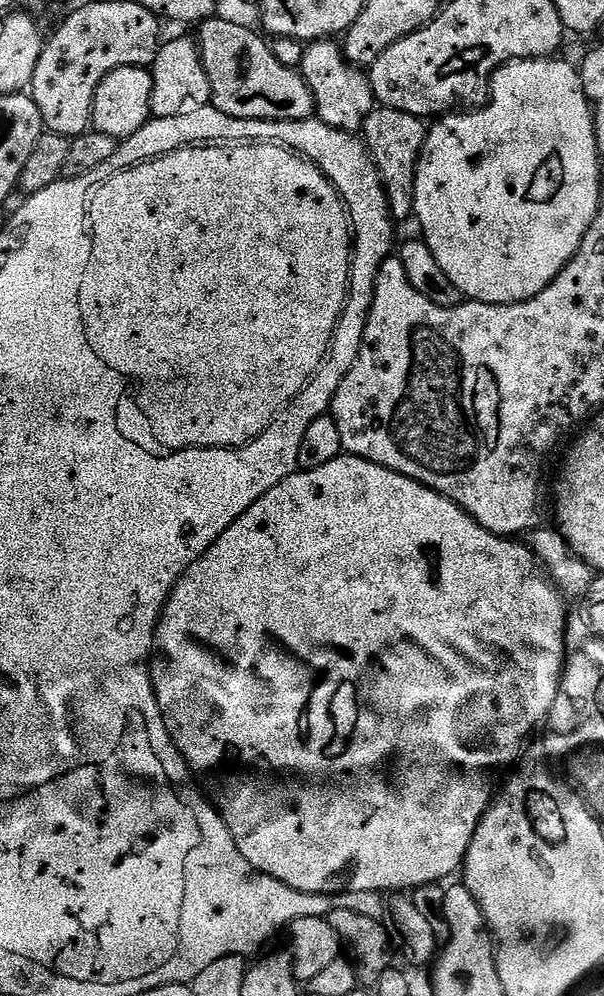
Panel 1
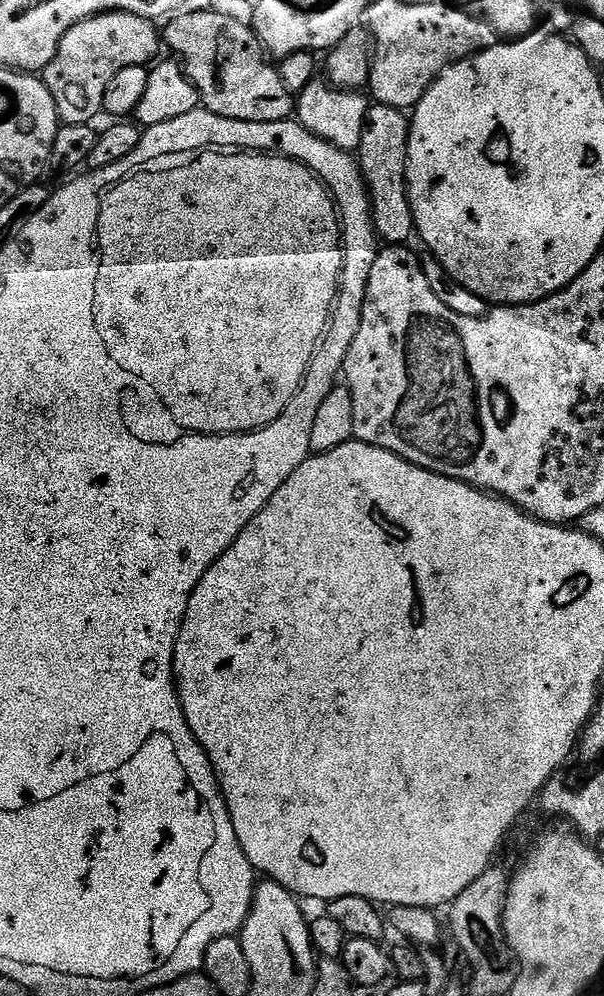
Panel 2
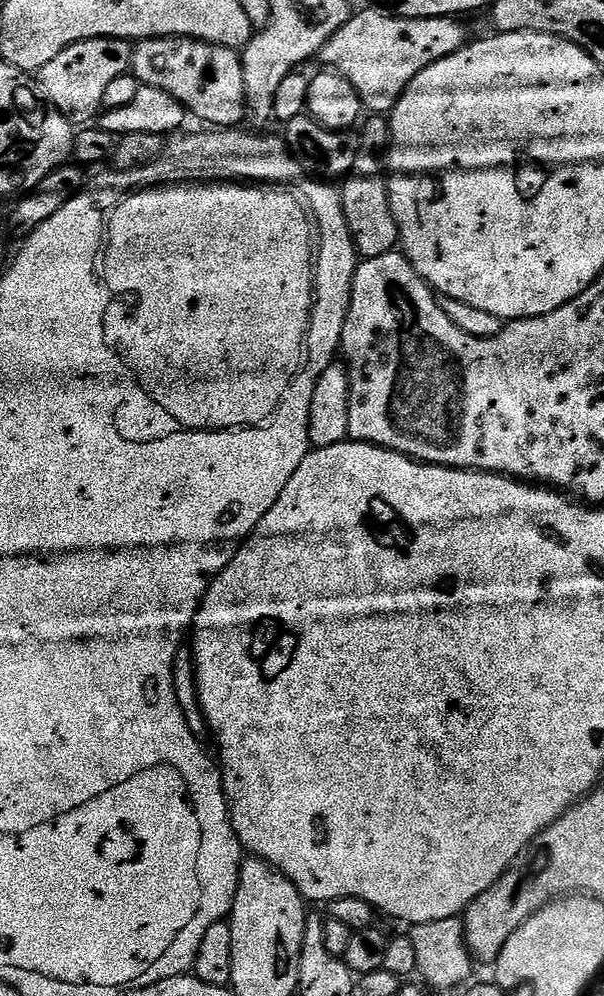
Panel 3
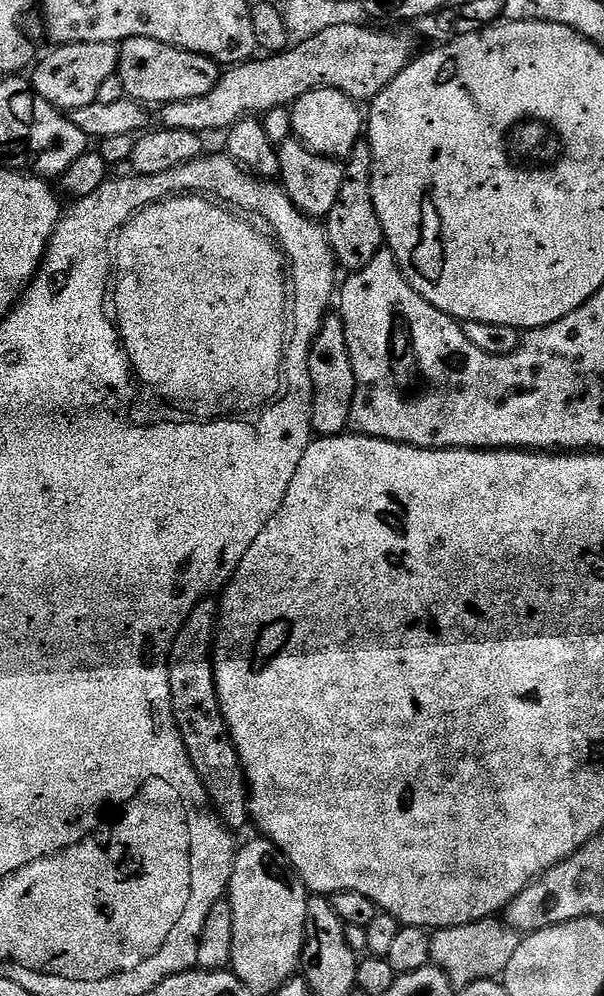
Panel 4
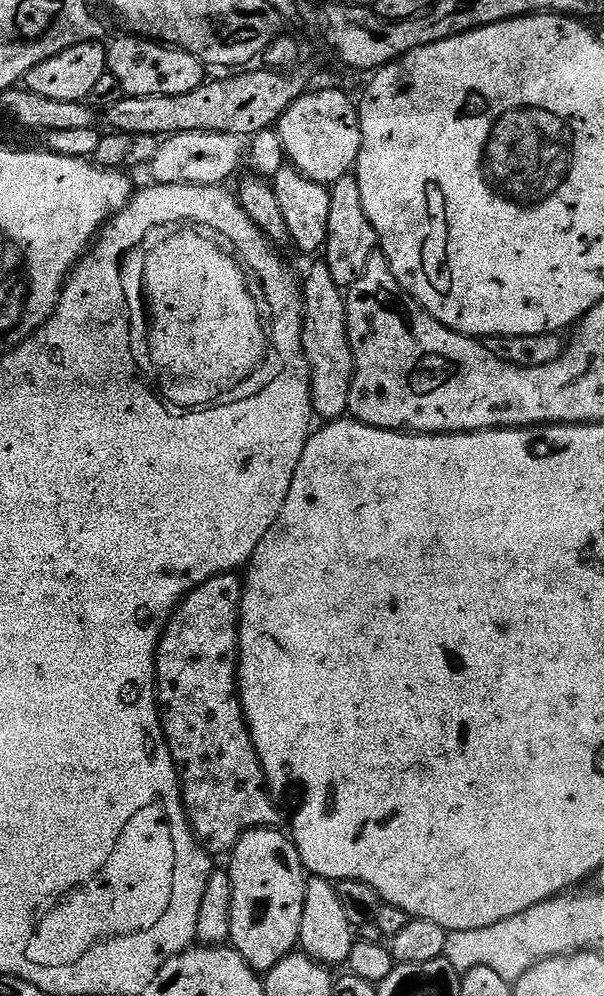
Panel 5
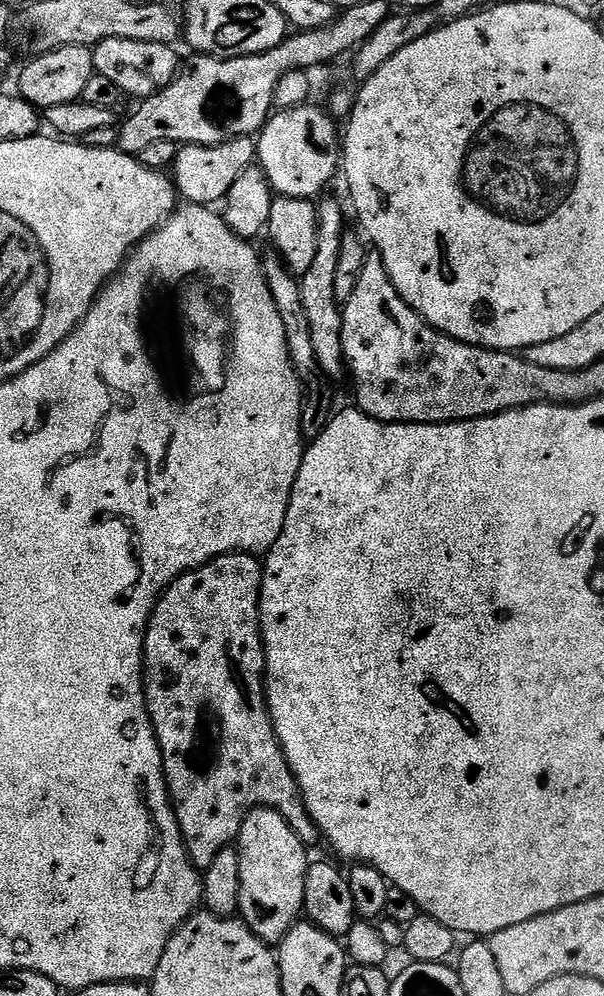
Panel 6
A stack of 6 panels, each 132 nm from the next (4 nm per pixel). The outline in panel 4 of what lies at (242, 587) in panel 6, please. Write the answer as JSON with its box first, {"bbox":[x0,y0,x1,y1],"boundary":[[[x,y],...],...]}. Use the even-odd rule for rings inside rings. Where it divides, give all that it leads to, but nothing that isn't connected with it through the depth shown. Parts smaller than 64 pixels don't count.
{"bbox":[168,599,249,830],"boundary":[[[215,599],[201,600],[184,620],[182,630],[168,653],[168,677],[174,722],[186,746],[186,754],[204,787],[204,793],[229,829],[237,830],[249,823],[248,793],[244,771],[228,736],[228,727],[220,712],[216,683],[212,673],[212,645],[218,627],[218,604]]]}

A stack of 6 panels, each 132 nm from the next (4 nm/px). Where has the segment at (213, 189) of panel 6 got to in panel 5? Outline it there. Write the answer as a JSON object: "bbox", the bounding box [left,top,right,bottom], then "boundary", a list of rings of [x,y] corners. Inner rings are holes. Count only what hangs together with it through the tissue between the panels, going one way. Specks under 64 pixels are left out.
{"bbox":[150,132,246,186],"boundary":[[[183,132],[177,136],[169,136],[161,143],[158,154],[154,156],[150,165],[153,176],[151,179],[157,184],[219,184],[224,186],[229,183],[227,180],[232,175],[235,177],[241,171],[239,168],[243,160],[245,163],[246,144],[239,136],[221,132]]]}

